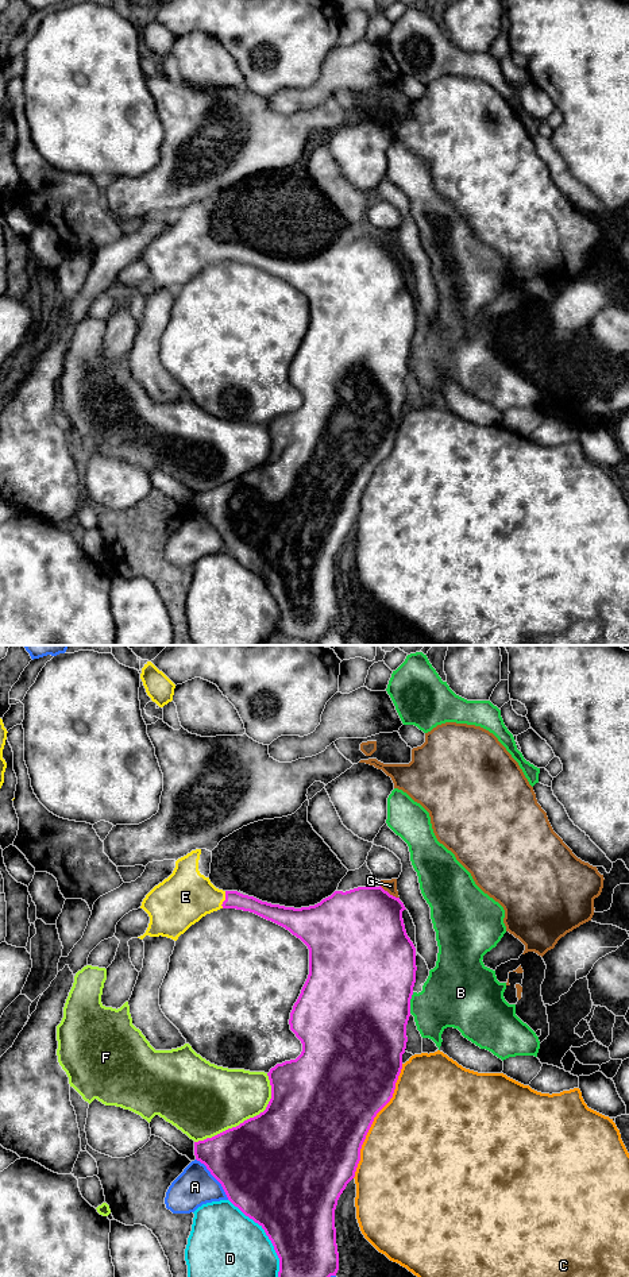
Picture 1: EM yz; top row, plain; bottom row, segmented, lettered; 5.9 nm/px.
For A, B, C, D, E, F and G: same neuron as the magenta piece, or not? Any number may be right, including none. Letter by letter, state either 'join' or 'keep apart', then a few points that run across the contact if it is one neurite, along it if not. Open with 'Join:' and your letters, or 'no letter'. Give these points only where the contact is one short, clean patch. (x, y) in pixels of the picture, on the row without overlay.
Join: E
A: keep apart
B: keep apart
C: keep apart
D: keep apart
E: join; line yz (234, 251), (226, 251), (185, 249)
F: keep apart
G: keep apart

